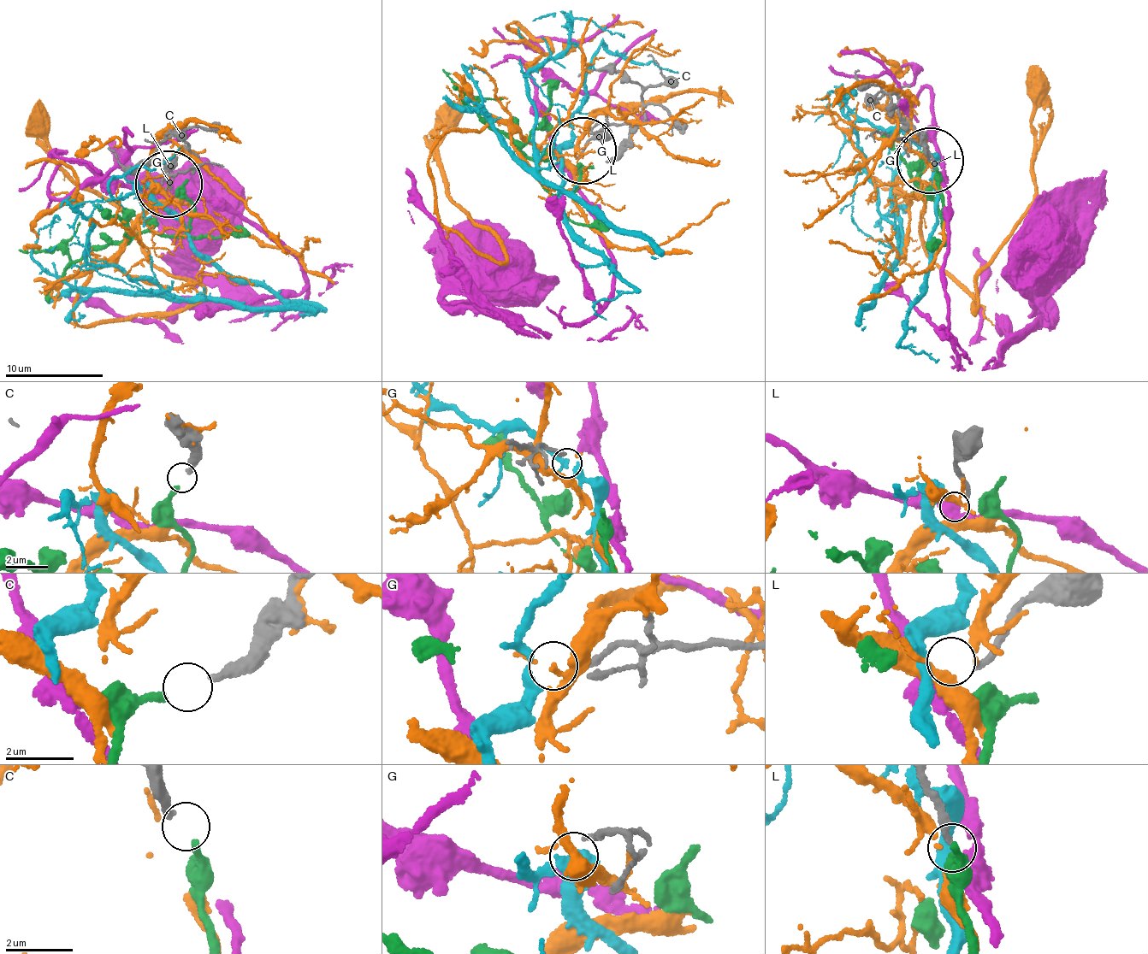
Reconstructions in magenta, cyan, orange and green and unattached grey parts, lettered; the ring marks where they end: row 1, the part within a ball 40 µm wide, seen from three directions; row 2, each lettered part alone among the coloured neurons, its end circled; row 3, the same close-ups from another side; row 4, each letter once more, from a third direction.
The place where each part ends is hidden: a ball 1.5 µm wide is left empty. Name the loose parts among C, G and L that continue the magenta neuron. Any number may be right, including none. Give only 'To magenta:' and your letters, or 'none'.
To magenta: none

